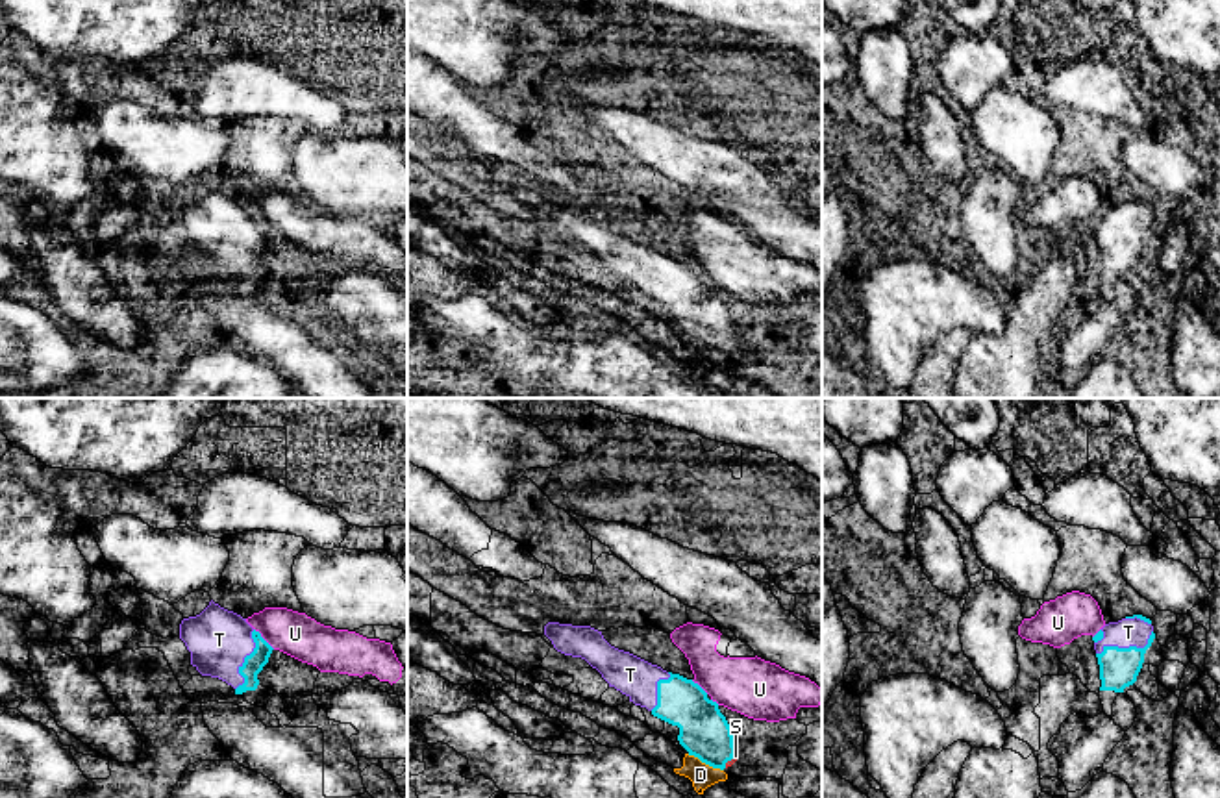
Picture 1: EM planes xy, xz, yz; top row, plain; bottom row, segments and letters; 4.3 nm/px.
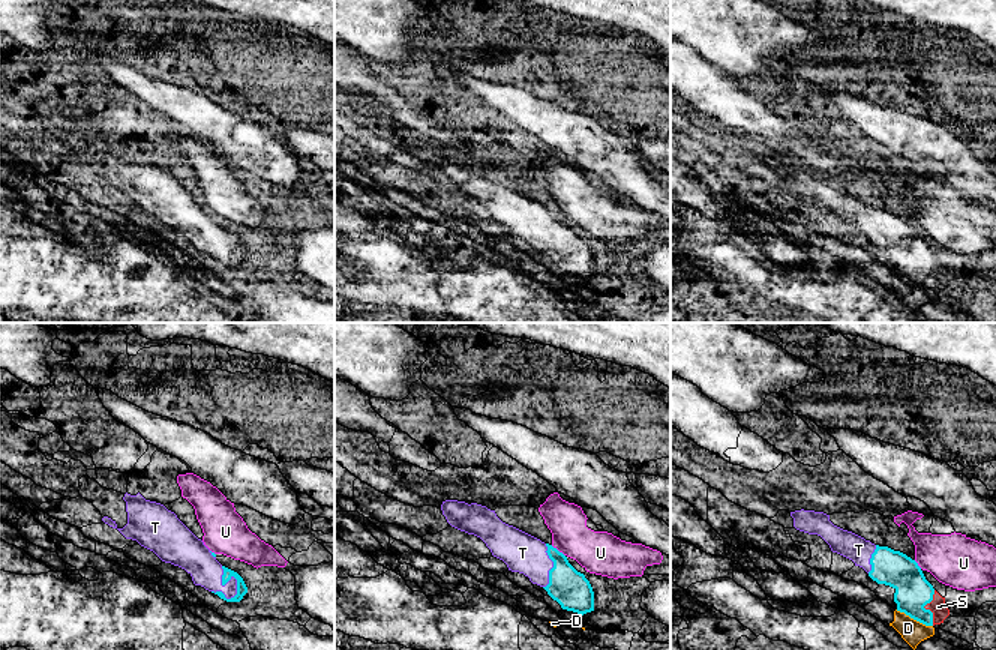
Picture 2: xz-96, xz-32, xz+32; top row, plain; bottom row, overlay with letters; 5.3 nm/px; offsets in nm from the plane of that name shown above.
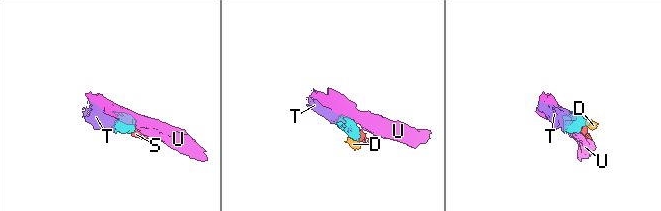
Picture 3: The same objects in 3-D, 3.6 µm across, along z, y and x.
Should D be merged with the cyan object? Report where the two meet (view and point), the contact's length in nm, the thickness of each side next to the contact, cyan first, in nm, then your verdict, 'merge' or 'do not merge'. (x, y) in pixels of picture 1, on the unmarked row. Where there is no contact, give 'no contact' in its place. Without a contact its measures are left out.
contact xz (706, 349); length 180 nm; calibres 220 and 110 nm; do not merge

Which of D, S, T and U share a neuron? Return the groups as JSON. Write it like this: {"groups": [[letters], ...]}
{"groups": [["D"], ["S", "T"], ["U"]]}

